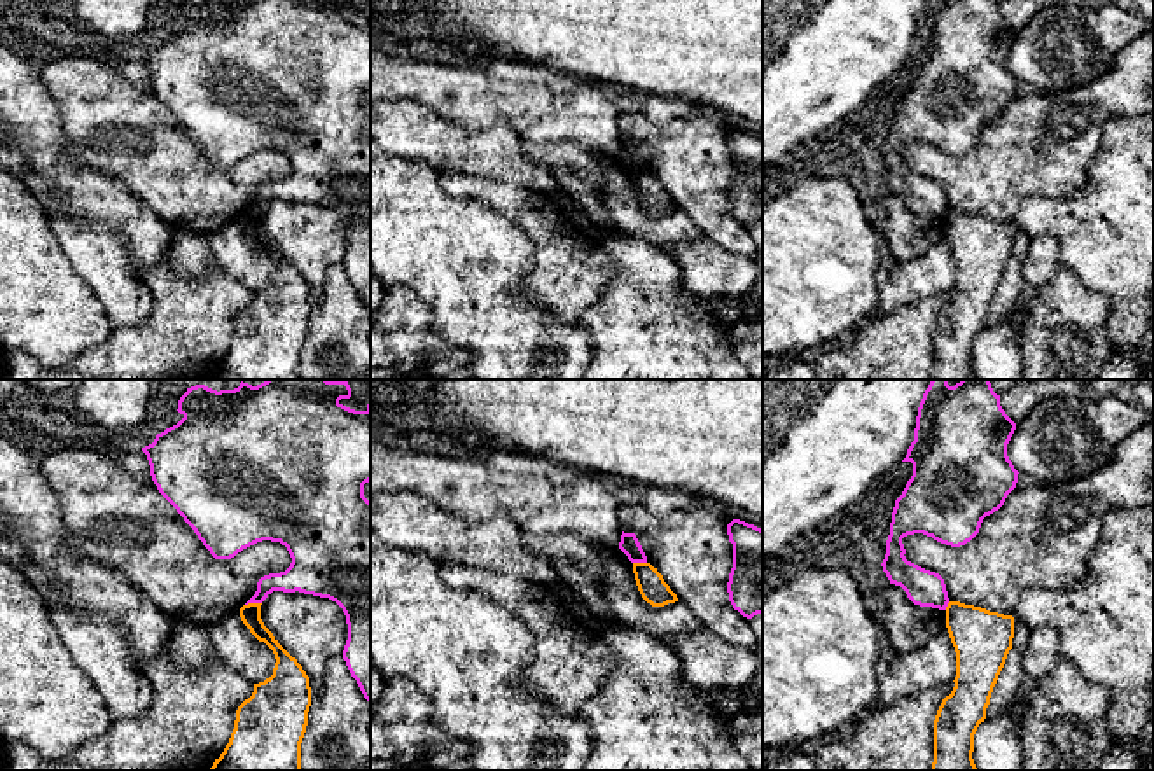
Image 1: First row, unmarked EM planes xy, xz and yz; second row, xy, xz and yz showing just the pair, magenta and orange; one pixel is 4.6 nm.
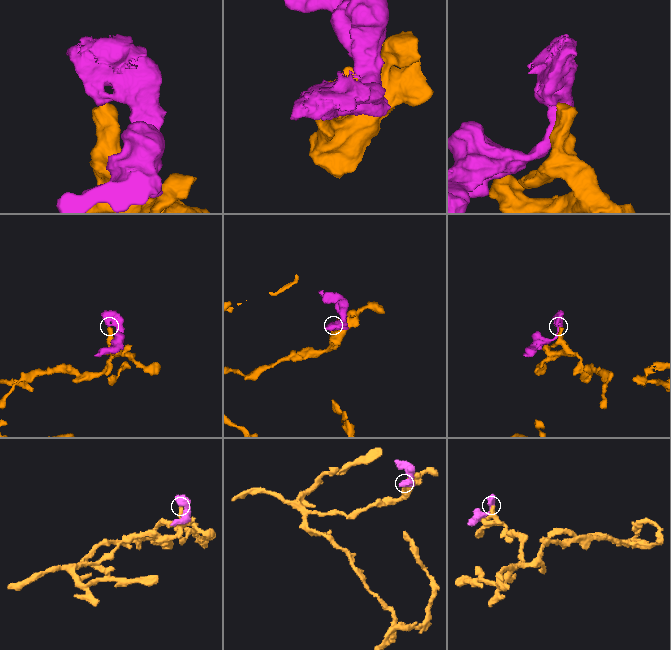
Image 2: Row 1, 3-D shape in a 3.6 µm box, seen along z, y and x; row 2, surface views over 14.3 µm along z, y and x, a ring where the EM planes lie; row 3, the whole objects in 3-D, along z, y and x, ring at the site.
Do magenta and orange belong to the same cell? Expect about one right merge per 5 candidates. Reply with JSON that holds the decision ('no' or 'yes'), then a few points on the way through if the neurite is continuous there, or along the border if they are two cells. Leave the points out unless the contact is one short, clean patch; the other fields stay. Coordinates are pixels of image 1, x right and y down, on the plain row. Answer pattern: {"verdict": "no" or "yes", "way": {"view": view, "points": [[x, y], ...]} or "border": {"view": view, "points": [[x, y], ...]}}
{"verdict": "no", "border": {"view": "xy", "points": [[261, 210], [245, 214]]}}

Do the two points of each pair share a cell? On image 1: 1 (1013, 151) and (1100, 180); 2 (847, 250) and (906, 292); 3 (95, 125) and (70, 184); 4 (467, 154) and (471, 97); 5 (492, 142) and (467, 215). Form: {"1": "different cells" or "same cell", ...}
{"1": "different cells", "2": "different cells", "3": "different cells", "4": "different cells", "5": "different cells"}

